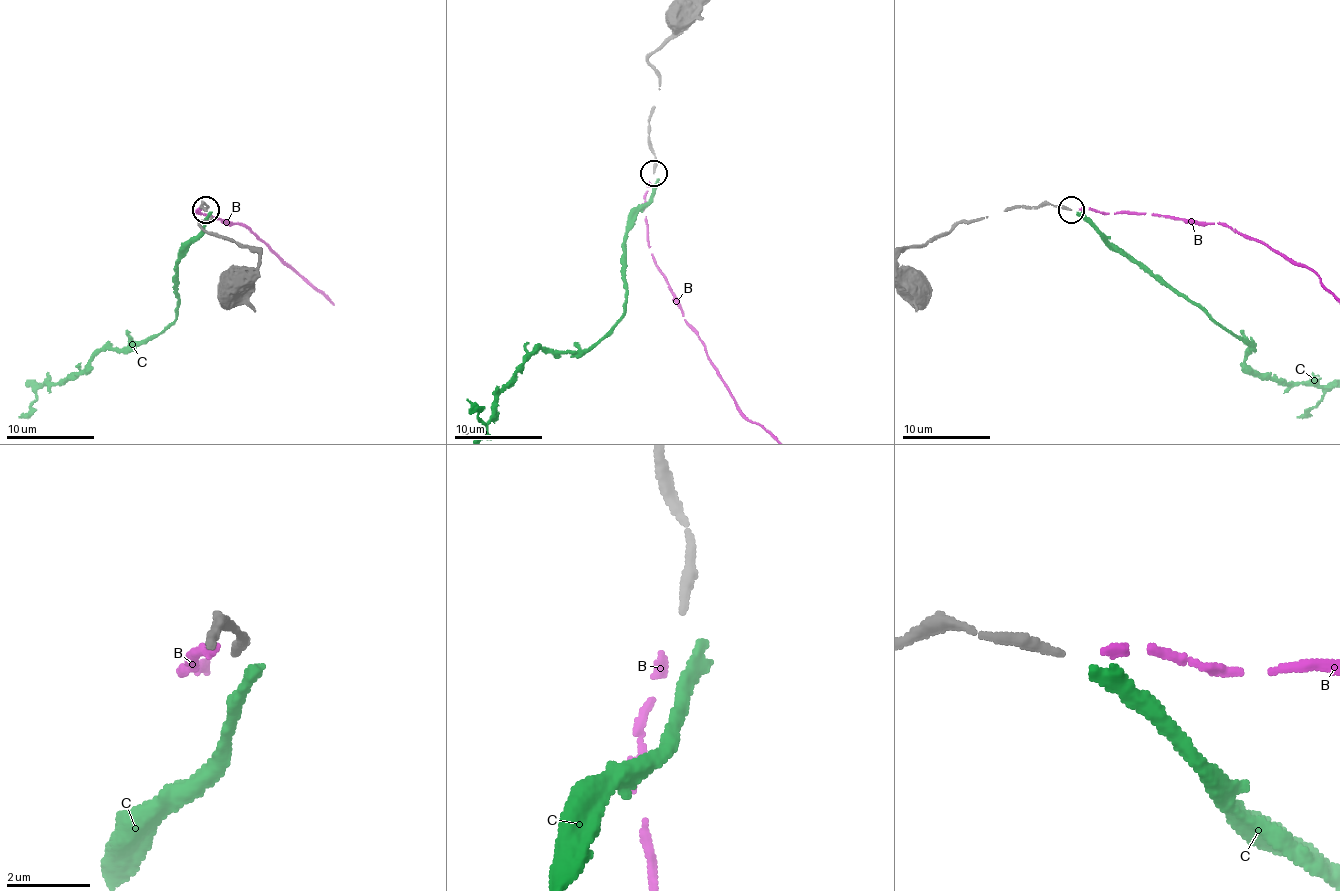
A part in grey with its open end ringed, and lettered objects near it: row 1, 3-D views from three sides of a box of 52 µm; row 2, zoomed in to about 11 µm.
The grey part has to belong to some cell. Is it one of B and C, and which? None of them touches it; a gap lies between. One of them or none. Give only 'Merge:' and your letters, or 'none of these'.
Merge: B

